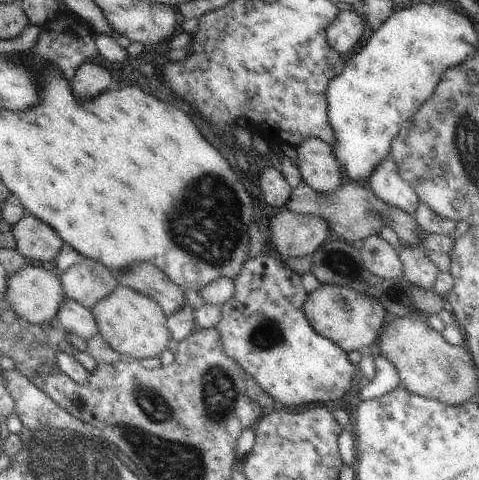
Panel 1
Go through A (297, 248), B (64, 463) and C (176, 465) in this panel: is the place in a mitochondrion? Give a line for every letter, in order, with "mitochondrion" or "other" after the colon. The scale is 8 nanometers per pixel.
A: other
B: mitochondrion
C: mitochondrion

